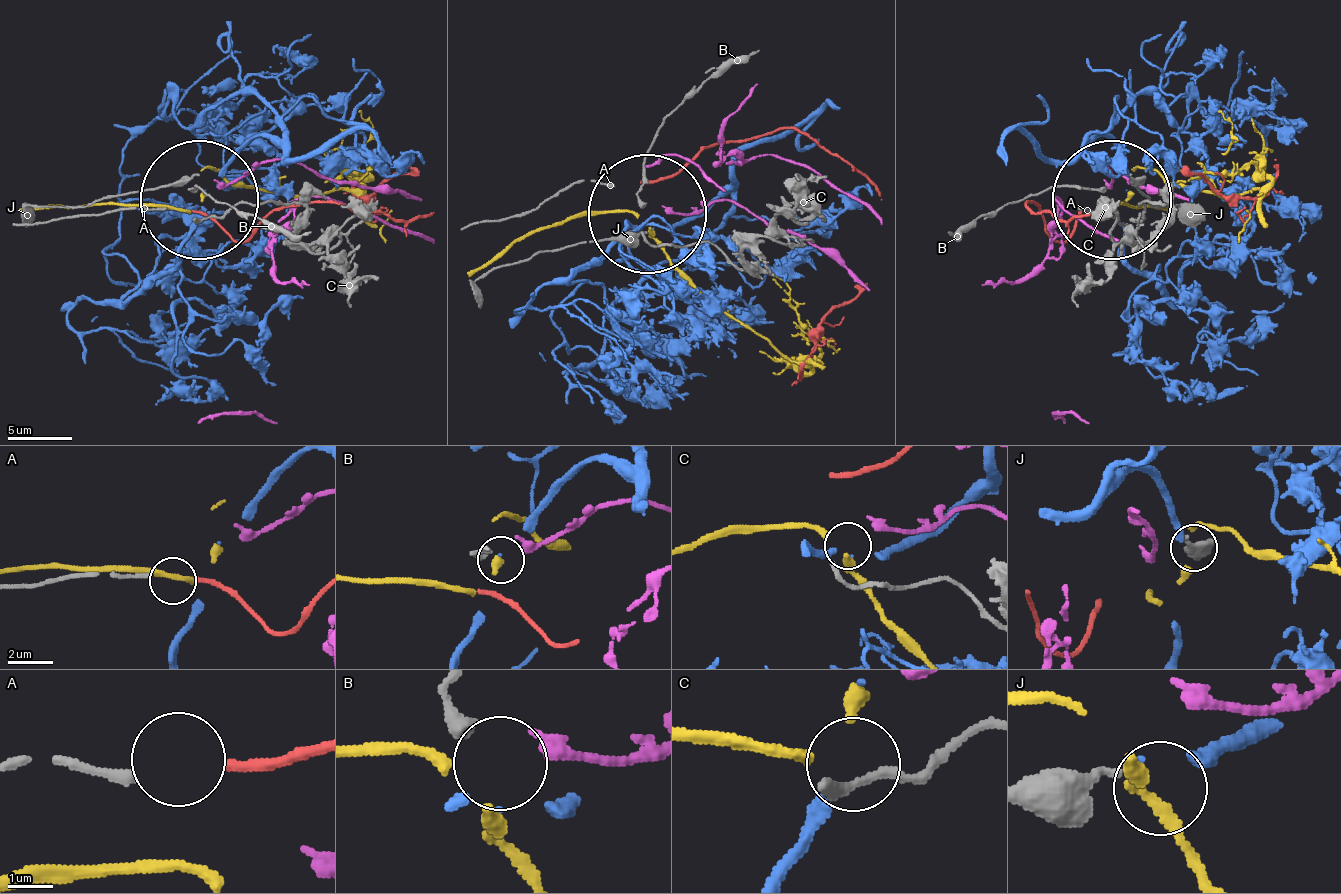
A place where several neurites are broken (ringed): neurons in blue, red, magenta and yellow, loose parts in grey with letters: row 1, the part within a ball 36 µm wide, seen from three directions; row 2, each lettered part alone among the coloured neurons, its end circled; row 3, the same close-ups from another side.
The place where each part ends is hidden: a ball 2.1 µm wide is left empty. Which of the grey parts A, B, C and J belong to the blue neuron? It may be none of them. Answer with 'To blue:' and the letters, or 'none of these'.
To blue: C

